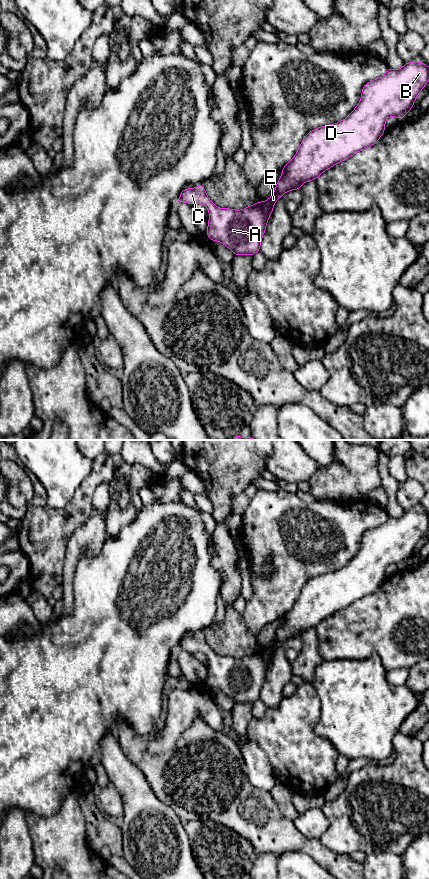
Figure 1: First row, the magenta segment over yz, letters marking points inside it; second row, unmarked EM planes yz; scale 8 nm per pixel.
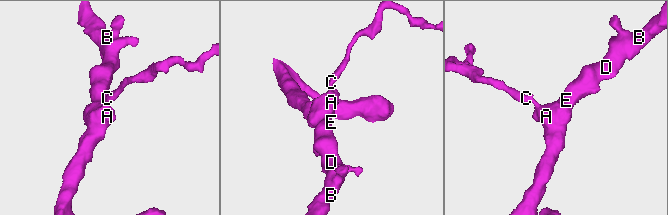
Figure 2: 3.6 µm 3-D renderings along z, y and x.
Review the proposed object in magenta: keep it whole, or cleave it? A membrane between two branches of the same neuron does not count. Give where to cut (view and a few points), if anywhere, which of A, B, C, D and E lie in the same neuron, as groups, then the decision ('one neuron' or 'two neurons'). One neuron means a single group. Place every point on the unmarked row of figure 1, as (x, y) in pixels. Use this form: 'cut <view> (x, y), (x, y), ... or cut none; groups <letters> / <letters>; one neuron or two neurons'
cut none; groups A B C D E; one neuron

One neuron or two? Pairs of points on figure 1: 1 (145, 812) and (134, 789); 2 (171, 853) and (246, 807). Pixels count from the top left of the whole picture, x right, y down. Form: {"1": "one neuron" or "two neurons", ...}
{"1": "one neuron", "2": "two neurons"}

